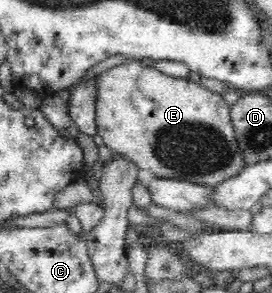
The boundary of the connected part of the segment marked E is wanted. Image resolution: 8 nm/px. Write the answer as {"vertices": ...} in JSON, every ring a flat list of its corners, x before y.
{"vertices":[[126,60,124,63,104,70,95,76,95,104,96,104,96,134,99,135,103,144,111,149,114,154,121,155,127,159,131,159,141,170,146,170,153,173,159,178,177,179,181,182,191,182,198,185,207,185,210,187,235,176,245,164,241,159,241,151,239,151,239,143,235,139,235,131,230,118,230,105,225,102,225,99,219,93,211,92,206,87,200,86,199,82,195,83,188,78,173,78,163,74,154,66,148,67,141,65,138,60]]}

